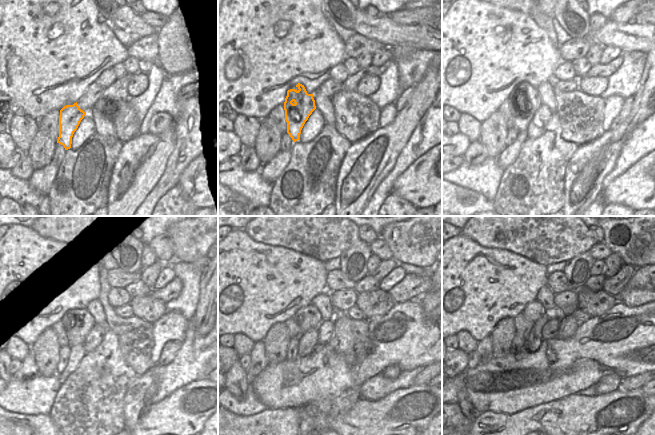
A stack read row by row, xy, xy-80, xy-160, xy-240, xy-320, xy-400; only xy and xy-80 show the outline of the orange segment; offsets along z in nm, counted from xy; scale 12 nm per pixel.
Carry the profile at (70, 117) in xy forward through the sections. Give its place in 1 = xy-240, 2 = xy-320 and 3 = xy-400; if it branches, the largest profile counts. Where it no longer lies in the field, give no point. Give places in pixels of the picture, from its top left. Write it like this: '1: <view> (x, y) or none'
1: xy-240 (81, 321)
2: xy-320 (309, 317)
3: xy-400 (534, 311)

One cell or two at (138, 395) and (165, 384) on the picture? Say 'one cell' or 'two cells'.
two cells

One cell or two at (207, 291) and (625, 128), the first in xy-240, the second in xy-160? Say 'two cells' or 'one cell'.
one cell

